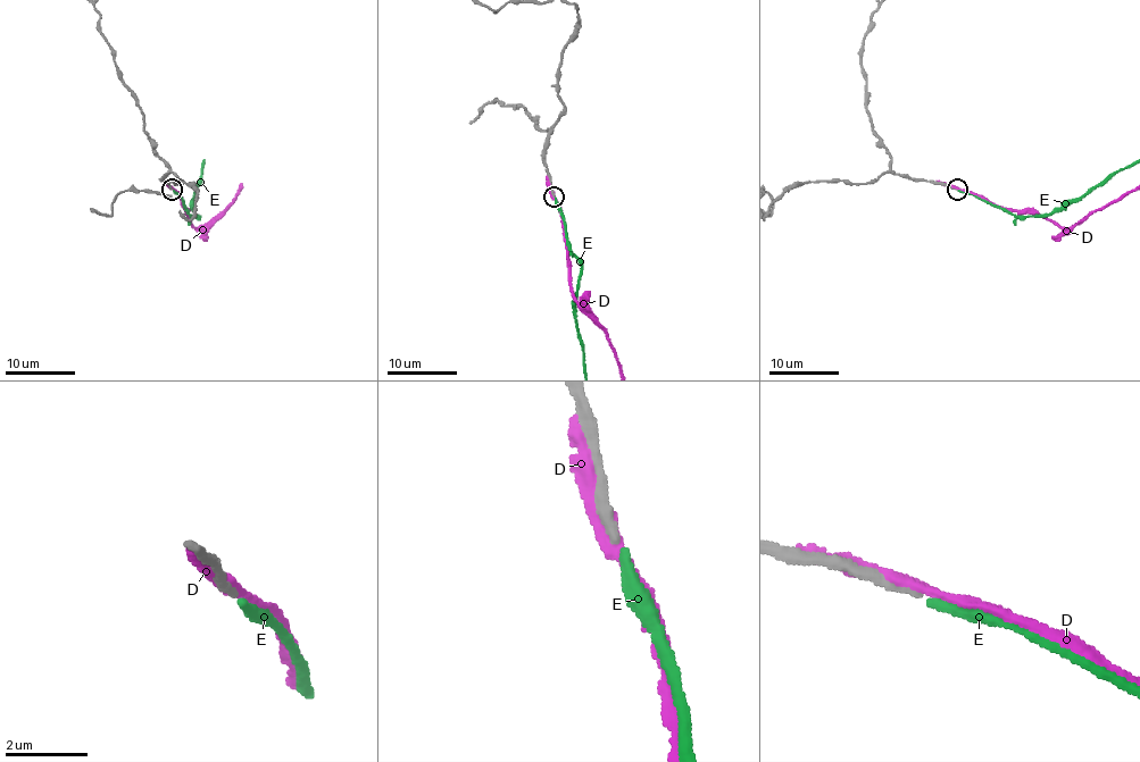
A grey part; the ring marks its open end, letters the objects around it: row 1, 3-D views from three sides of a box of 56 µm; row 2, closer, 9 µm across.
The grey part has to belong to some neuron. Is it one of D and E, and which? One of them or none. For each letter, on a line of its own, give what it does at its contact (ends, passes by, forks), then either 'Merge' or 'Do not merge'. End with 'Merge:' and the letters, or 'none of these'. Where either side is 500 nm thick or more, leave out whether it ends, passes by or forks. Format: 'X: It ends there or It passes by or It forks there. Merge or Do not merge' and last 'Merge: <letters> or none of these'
D: It passes by. Do not merge
E: It ends there. Merge
Merge: E

